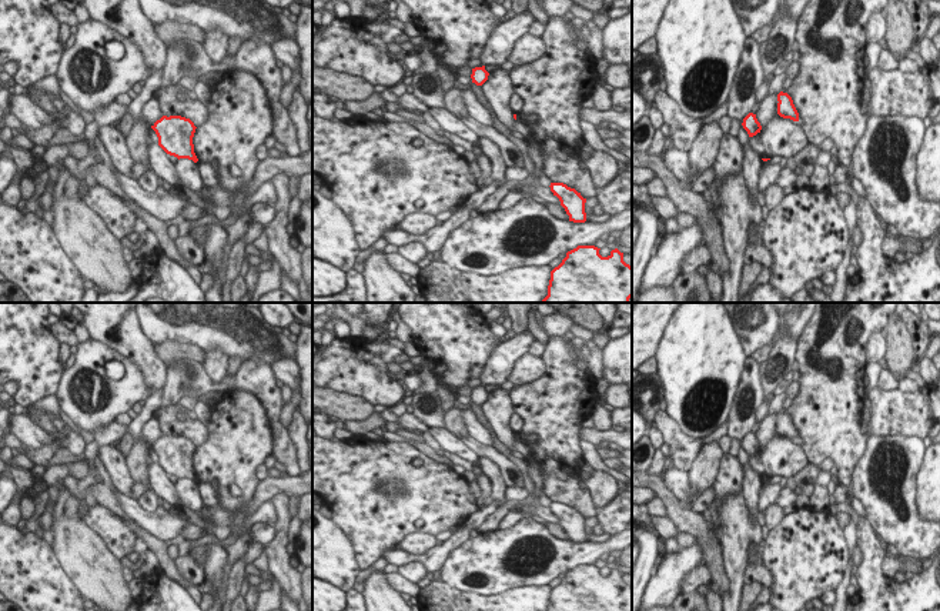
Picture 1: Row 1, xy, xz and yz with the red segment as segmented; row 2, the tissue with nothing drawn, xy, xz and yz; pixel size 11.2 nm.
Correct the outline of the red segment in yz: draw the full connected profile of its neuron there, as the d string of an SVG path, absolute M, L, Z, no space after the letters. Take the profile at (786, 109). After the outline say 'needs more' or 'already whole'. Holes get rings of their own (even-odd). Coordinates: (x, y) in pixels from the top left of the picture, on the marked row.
M780 91L777 94L777 114L783 118L799 121L799 113L793 104L792 97L787 93Z; already whole

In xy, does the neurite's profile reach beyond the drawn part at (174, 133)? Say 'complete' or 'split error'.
complete

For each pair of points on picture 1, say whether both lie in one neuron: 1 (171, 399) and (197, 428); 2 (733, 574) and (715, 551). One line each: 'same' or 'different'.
1: different
2: different

